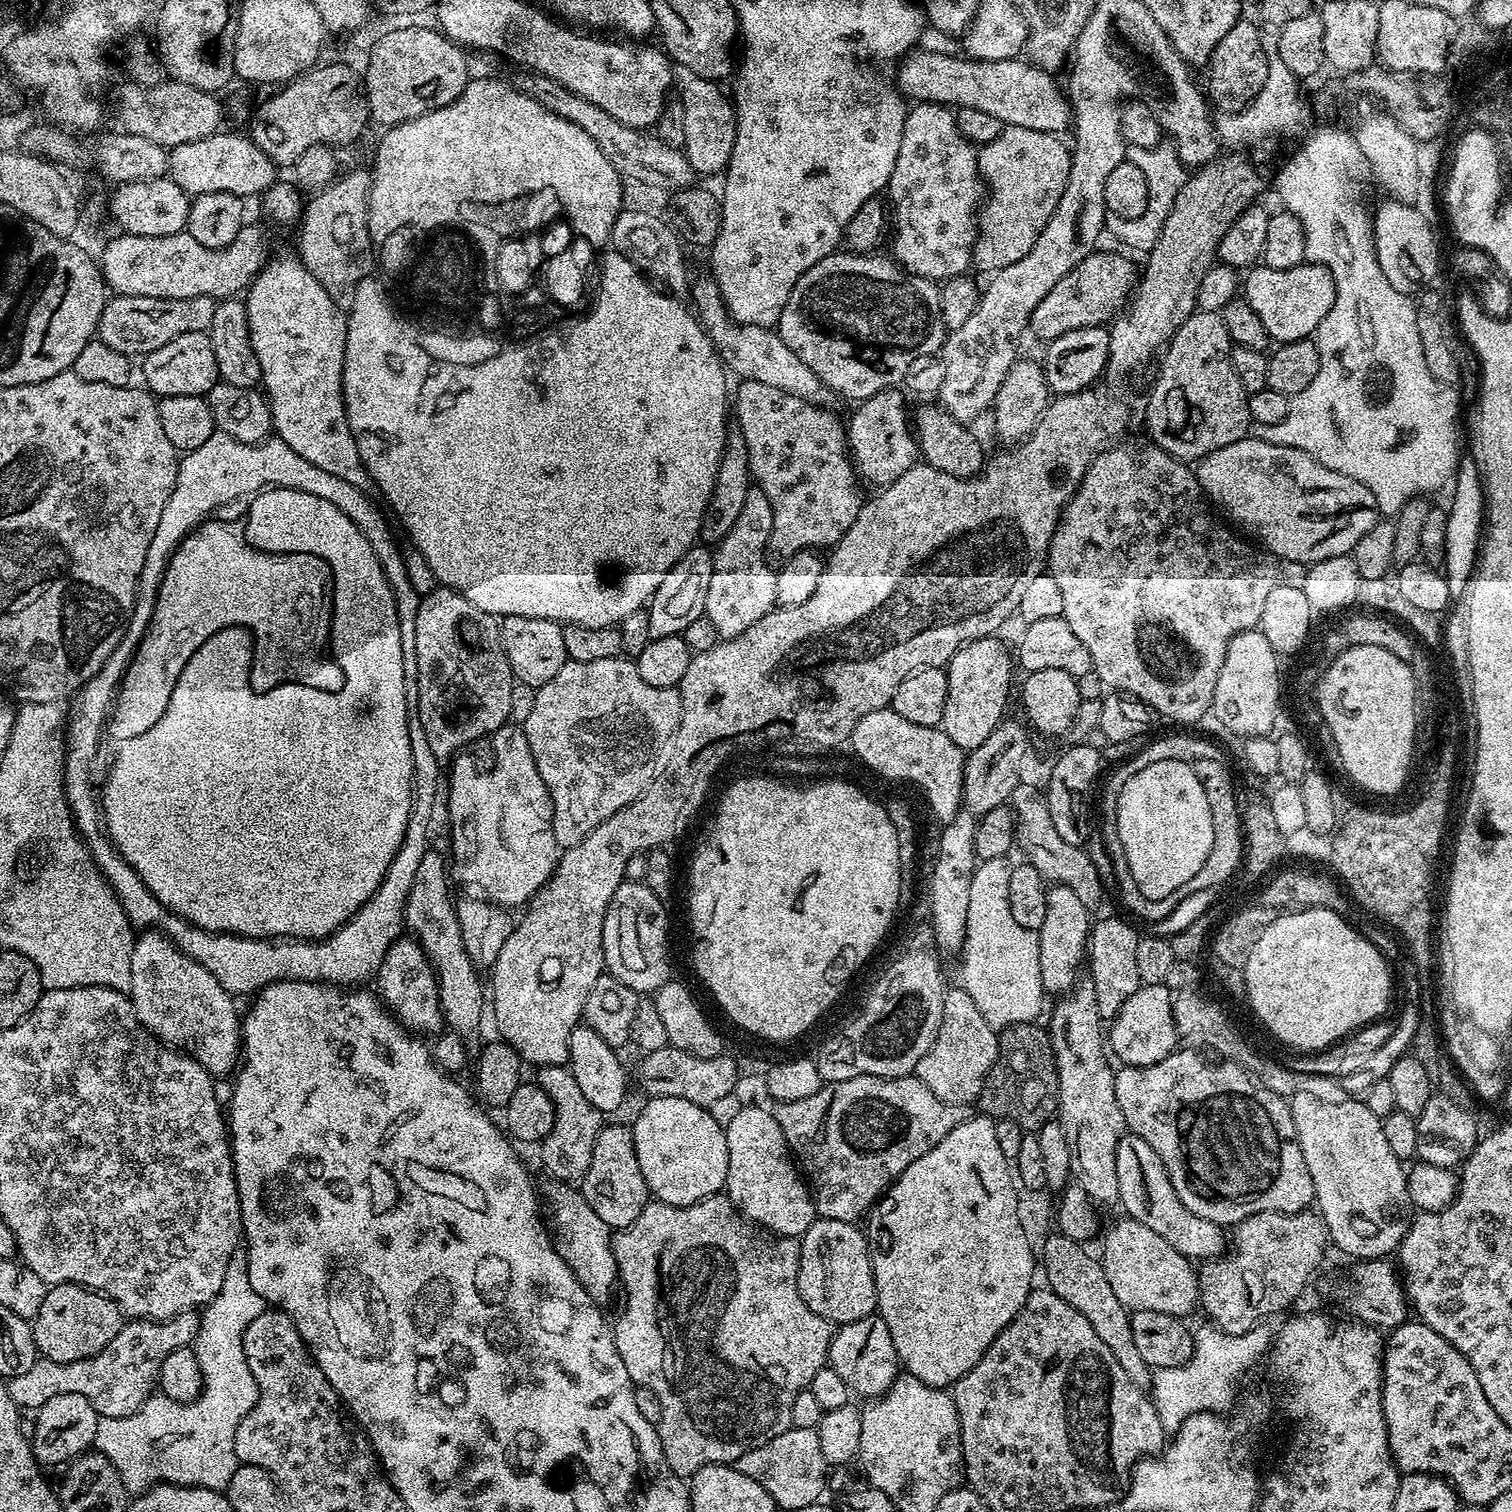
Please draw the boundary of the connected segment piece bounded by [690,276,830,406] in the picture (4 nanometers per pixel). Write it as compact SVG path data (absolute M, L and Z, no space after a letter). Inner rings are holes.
M705 276L704 279L693 283L690 290L691 296L696 303L695 315L711 338L712 345L720 355L725 369L733 377L736 375L740 376L741 381L753 380L762 382L766 386L774 386L778 390L790 392L817 406L825 403L824 399L830 396L828 388L819 380L819 376L814 374L814 370L806 366L802 358L798 358L798 354L794 354L794 350L786 346L786 342L782 342L779 331L762 326L739 324L737 320L732 319L716 282L709 277Z

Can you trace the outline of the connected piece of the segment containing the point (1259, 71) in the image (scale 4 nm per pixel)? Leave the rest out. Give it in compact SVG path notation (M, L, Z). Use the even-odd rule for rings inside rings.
M1247 18L1237 20L1234 26L1230 26L1226 38L1222 38L1222 42L1218 42L1218 46L1214 46L1212 57L1208 59L1206 65L1206 71L1208 71L1208 88L1206 84L1206 92L1210 97L1211 103L1215 105L1215 107L1217 104L1218 107L1216 108L1219 109L1220 112L1242 111L1251 103L1258 92L1262 90L1263 83L1266 82L1269 59L1269 53L1264 53L1264 40L1260 37L1259 30L1256 29Z

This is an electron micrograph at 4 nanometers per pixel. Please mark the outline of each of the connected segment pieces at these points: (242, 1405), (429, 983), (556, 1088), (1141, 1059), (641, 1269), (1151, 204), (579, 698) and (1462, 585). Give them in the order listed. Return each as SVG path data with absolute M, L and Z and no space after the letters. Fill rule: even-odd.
M243 1251L230 1258L230 1266L226 1266L226 1278L222 1278L222 1290L203 1309L200 1316L200 1328L196 1332L194 1347L198 1366L202 1366L204 1388L197 1400L189 1404L174 1402L169 1396L153 1394L148 1401L134 1414L122 1418L106 1418L102 1416L96 1431L95 1451L101 1452L118 1470L122 1478L122 1486L129 1494L147 1492L156 1484L185 1484L191 1488L227 1489L234 1470L238 1467L234 1450L234 1434L246 1418L246 1414L256 1404L260 1388L256 1384L254 1374L250 1374L250 1366L246 1366L244 1353L244 1335L246 1326L258 1318L266 1310L264 1299L250 1286L248 1273L248 1257Z
M401 938L392 943L386 958L382 958L382 966L376 971L374 988L380 999L384 1001L384 1007L409 1032L436 1034L441 1031L442 1019L436 972L417 939Z
M546 1064L535 1069L535 1083L546 1090L546 1094L554 1102L554 1126L550 1126L550 1134L539 1141L540 1160L546 1171L556 1182L579 1182L584 1179L586 1170L590 1170L590 1158L594 1155L594 1142L606 1123L605 1113L593 1106L582 1094L574 1079L571 1067L563 1064Z
M1167 983L1158 985L1141 984L1137 992L1130 994L1130 998L1126 998L1122 1010L1118 1010L1118 1014L1112 1017L1110 1021L1112 1029L1110 1027L1107 1029L1106 1044L1111 1055L1113 1057L1116 1055L1121 1060L1119 1062L1121 1065L1130 1068L1154 1066L1154 1062L1162 1062L1162 1058L1166 1058L1171 1052L1177 1051L1178 1033L1174 1022L1174 1010L1172 1009L1172 993L1173 991Z
M717 1194L715 1196L707 1196L704 1200L699 1200L697 1204L692 1204L689 1208L679 1208L673 1204L662 1204L659 1202L649 1202L644 1207L642 1214L638 1214L638 1218L634 1218L634 1222L630 1222L630 1226L619 1229L612 1238L612 1253L616 1259L616 1270L618 1273L619 1283L624 1288L624 1313L616 1320L616 1328L614 1327L614 1352L619 1356L620 1364L626 1366L626 1374L630 1374L633 1385L636 1388L645 1388L646 1390L654 1390L654 1394L658 1394L658 1402L662 1402L662 1418L658 1425L660 1441L662 1442L662 1450L666 1454L666 1462L670 1466L670 1470L674 1470L676 1476L685 1478L692 1477L702 1466L707 1464L732 1464L738 1458L742 1458L742 1454L746 1454L746 1450L754 1450L758 1446L762 1446L766 1442L770 1442L770 1438L778 1438L778 1434L787 1432L792 1427L790 1422L790 1410L794 1406L794 1398L798 1398L798 1394L807 1389L808 1383L814 1378L814 1374L818 1374L818 1370L822 1370L828 1364L828 1351L830 1350L830 1342L832 1341L832 1333L834 1325L826 1318L822 1318L818 1314L814 1314L814 1310L810 1310L810 1306L806 1306L806 1302L802 1298L802 1294L798 1290L798 1266L800 1265L800 1245L793 1237L782 1236L774 1232L769 1232L763 1226L757 1226L753 1221L747 1219L743 1212L728 1199L727 1195ZM672 1292L676 1294L676 1302L678 1302L678 1312L676 1312L676 1304L672 1304ZM694 1336L720 1336L720 1362L718 1358L712 1358L712 1362L708 1358L702 1356L698 1340L694 1340Z
M1170 138L1160 141L1155 149L1146 149L1133 144L1127 145L1124 150L1124 160L1138 166L1148 190L1147 206L1144 207L1144 212L1139 218L1125 222L1114 222L1116 224L1111 228L1109 225L1108 230L1111 230L1122 243L1136 250L1149 252L1156 245L1158 234L1161 233L1162 226L1173 208L1178 190L1186 183L1190 174L1187 167L1180 163L1180 155L1177 154L1176 145Z
M615 656L614 658L602 658L599 662L568 660L562 666L562 670L558 670L558 674L550 678L550 682L535 689L533 696L536 697L532 700L532 709L529 710L528 717L522 721L522 727L526 734L526 742L530 742L530 754L534 754L538 774L542 774L542 782L546 782L546 790L552 799L554 838L561 849L578 846L578 842L585 840L599 824L606 822L614 814L618 814L618 810L630 806L630 802L640 799L640 795L652 785L661 767L662 757L669 745L673 743L676 728L680 724L680 694L676 688L655 688L642 682L636 665L631 659Z
M1466 452L1461 455L1452 482L1453 486L1452 502L1447 509L1446 558L1442 571L1447 579L1447 590L1452 599L1456 600L1467 593L1468 583L1475 571L1476 561L1479 559L1484 525L1484 490L1480 482L1480 471L1471 453Z

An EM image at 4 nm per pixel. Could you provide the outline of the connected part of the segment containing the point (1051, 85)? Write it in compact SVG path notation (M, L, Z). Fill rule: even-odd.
M913 50L899 61L898 67L900 67L900 69L897 70L896 76L894 75L894 83L900 95L907 98L909 101L927 102L930 104L943 104L945 106L953 106L952 104L957 104L957 106L960 108L973 108L973 110L976 112L985 112L986 115L993 116L993 118L996 120L1001 120L999 123L1004 126L1009 124L1013 124L1014 126L1026 126L1030 130L1038 130L1039 132L1051 132L1053 134L1064 134L1064 131L1066 131L1066 133L1069 131L1070 105L1067 95L1065 95L1065 93L1062 91L1061 85L1059 88L1059 86L1056 85L1050 77L1048 77L1051 75L1049 75L1047 71L1044 71L1041 68L1037 68L1035 64L1029 62L1027 59L1017 58L1006 61L982 61L965 58L960 54L947 56L944 53L932 53L921 50Z

